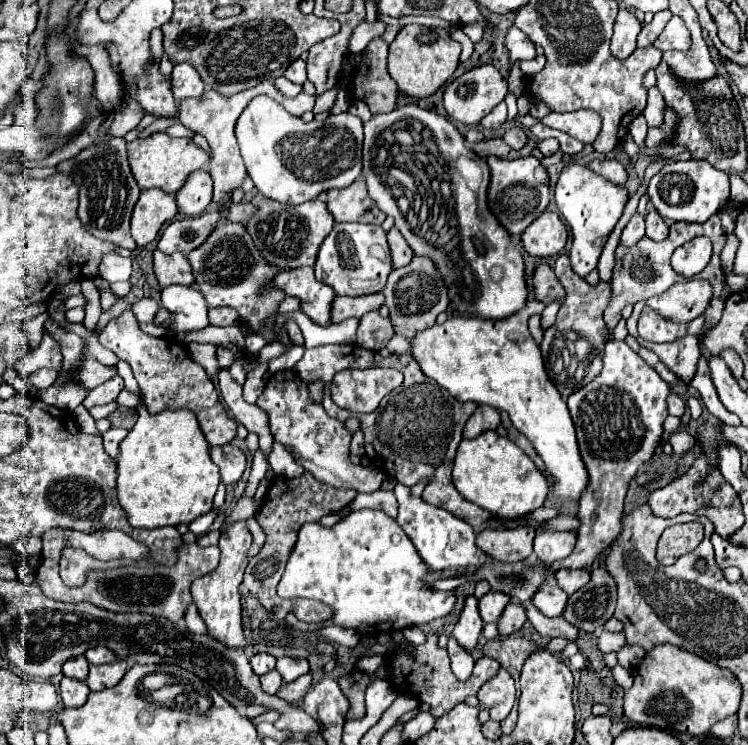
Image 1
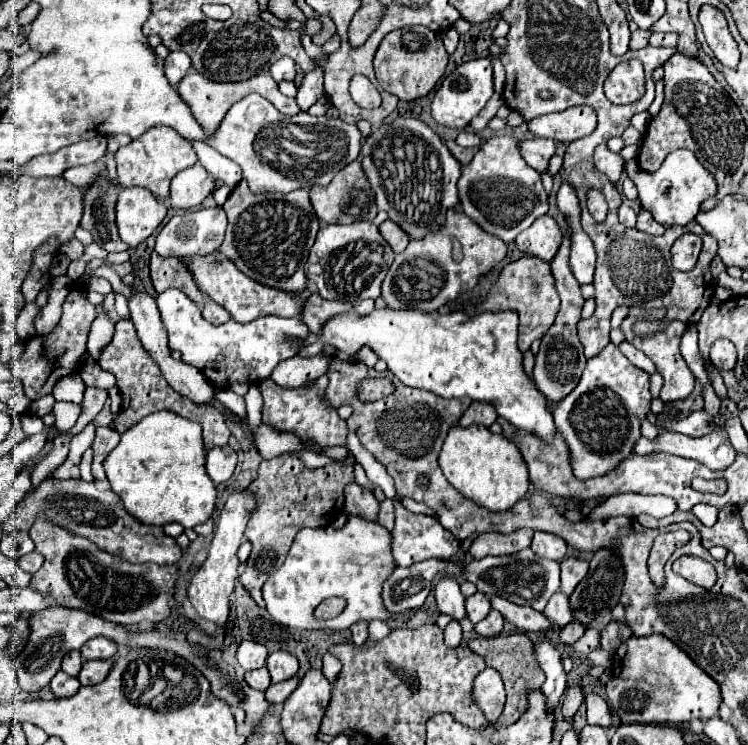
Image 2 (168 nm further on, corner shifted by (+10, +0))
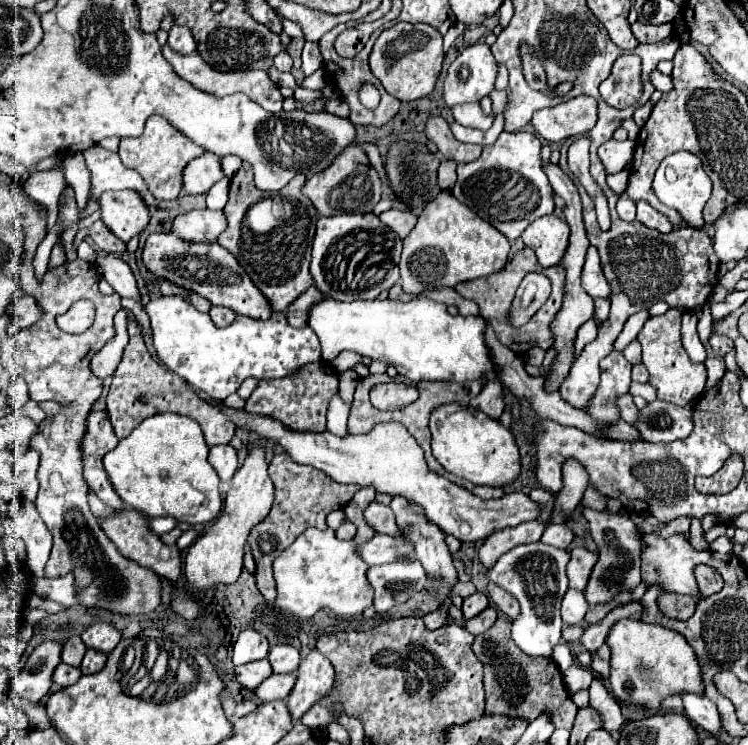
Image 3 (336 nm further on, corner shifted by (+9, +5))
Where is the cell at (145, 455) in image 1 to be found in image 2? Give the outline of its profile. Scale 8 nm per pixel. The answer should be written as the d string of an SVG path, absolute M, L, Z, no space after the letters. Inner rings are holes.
M172 411L144 417L122 435L118 447L104 461L110 487L122 499L126 511L144 525L160 527L172 521L184 527L206 523L216 507L216 485L226 483L234 469L236 451L232 447L214 447L206 453L200 425L180 415L172 415Z

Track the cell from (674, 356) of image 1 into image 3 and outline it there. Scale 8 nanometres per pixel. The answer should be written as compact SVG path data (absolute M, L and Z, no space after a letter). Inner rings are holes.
M669 308L663 316L649 318L639 332L637 340L643 346L643 364L647 366L651 378L649 384L657 388L657 398L673 402L677 406L687 406L689 400L697 394L703 392L705 380L707 380L707 370L703 364L693 364L689 362L685 350L681 348L681 310ZM657 320L657 322L655 322Z

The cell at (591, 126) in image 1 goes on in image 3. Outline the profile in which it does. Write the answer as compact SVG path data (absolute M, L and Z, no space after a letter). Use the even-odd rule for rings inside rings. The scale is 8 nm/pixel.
M577 96L557 106L537 110L531 120L535 132L549 142L559 142L569 136L581 136L589 132L595 122L597 100L591 96Z

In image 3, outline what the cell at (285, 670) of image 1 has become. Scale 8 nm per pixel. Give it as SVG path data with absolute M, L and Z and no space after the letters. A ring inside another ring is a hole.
M273 646L269 650L269 662L273 666L275 674L285 674L285 672L295 672L299 666L299 652L293 646Z

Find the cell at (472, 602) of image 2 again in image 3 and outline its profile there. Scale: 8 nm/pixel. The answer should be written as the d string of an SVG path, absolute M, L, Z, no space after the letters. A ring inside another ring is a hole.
M475 592L473 596L469 596L469 598L465 598L465 600L463 600L463 608L461 608L461 610L463 610L465 620L469 620L469 618L477 616L479 612L483 612L487 606L489 606L487 596L485 596L485 594L481 594L481 592Z

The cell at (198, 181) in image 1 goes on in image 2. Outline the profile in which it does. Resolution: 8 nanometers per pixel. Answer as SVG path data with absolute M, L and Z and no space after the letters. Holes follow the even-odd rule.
M192 165L190 169L180 171L172 179L172 189L170 189L170 199L172 207L178 209L190 209L200 205L216 187L216 179L200 165Z

